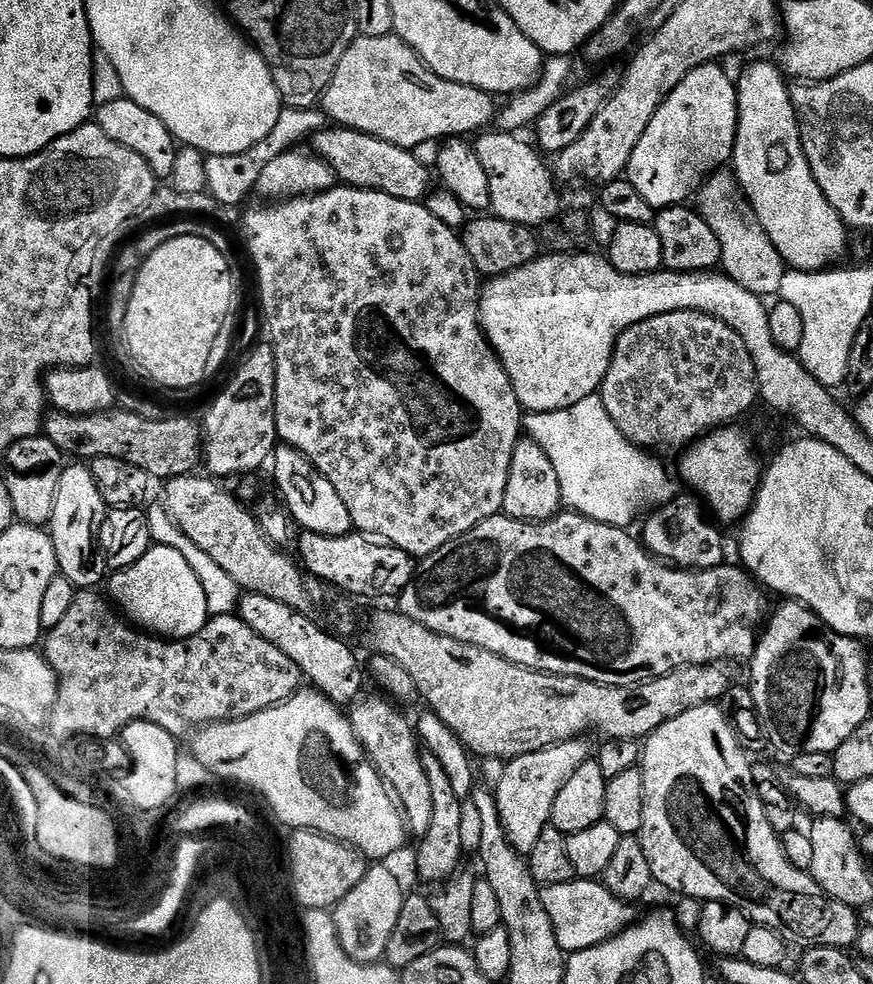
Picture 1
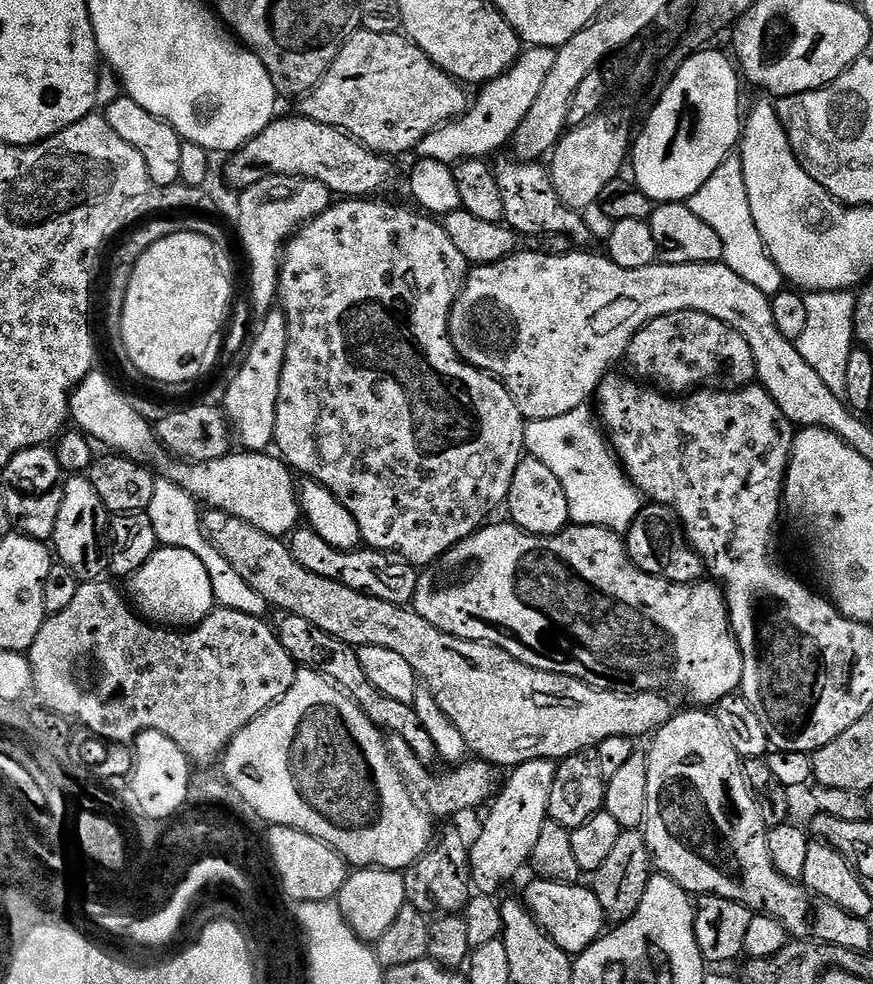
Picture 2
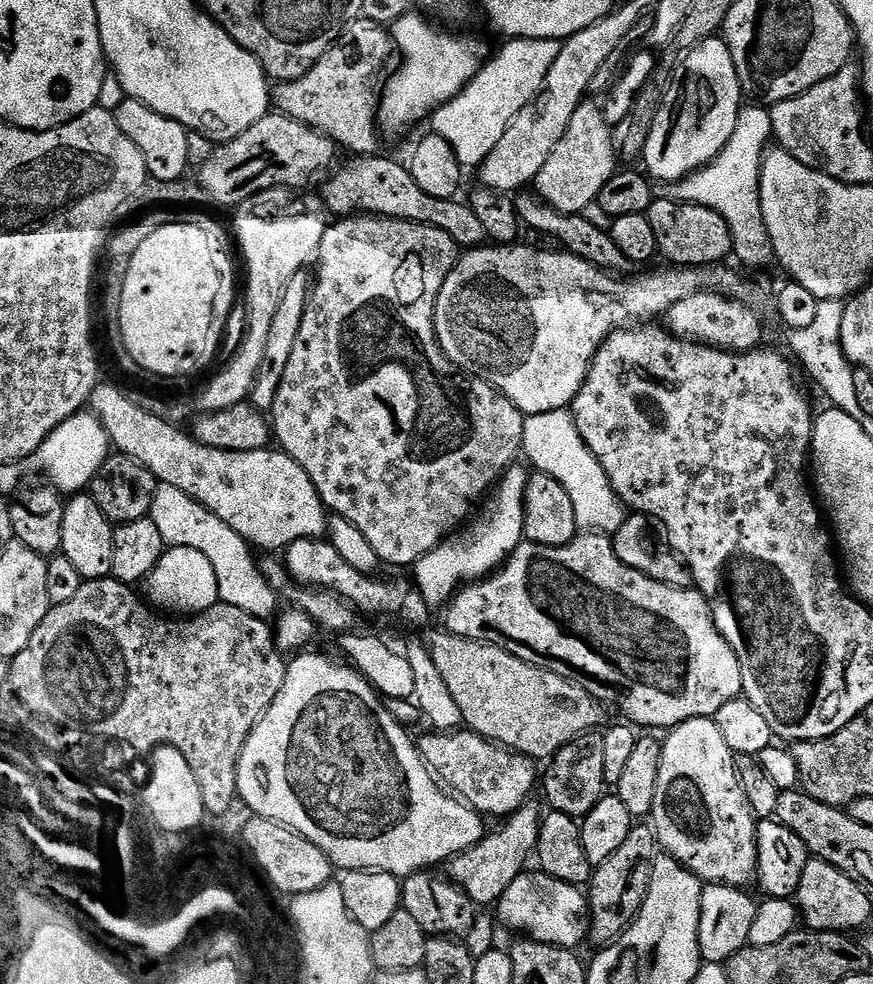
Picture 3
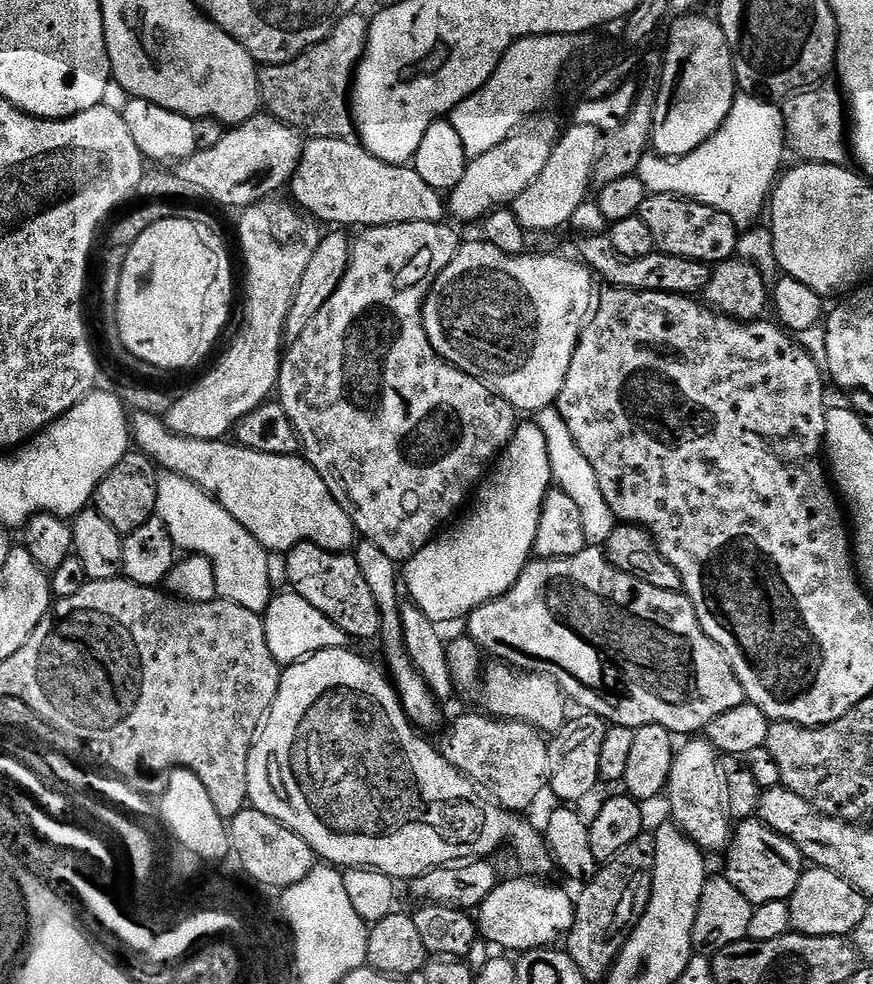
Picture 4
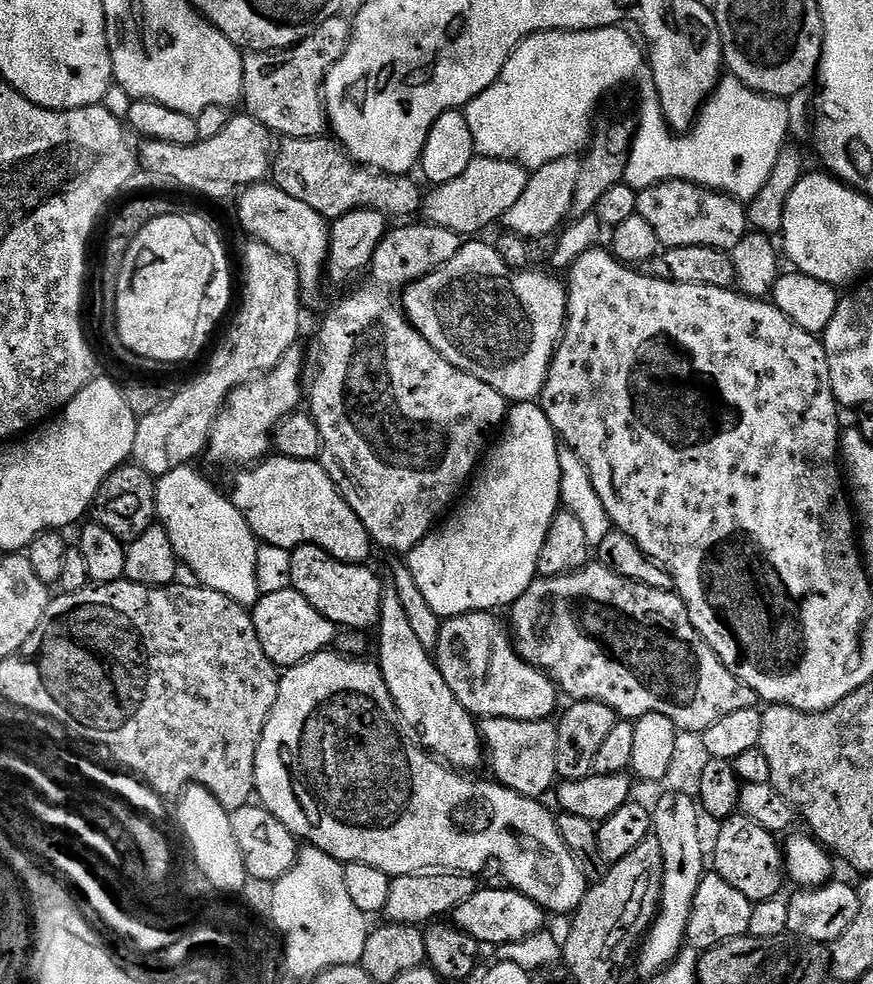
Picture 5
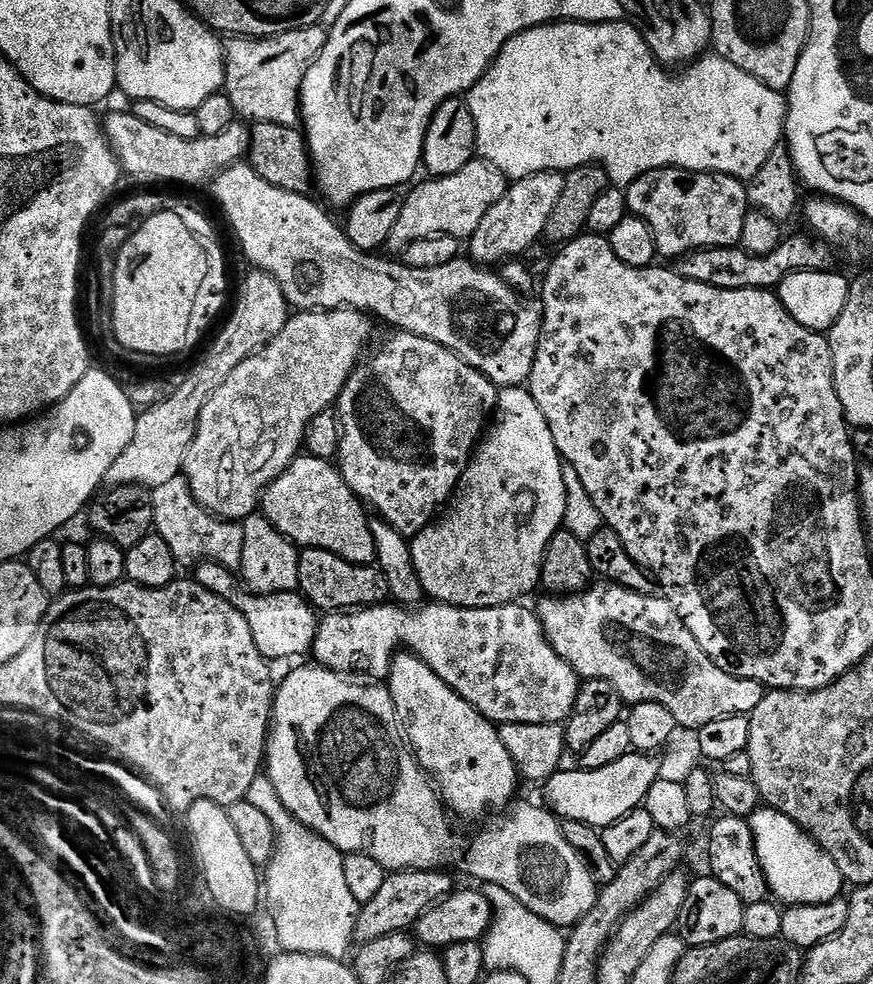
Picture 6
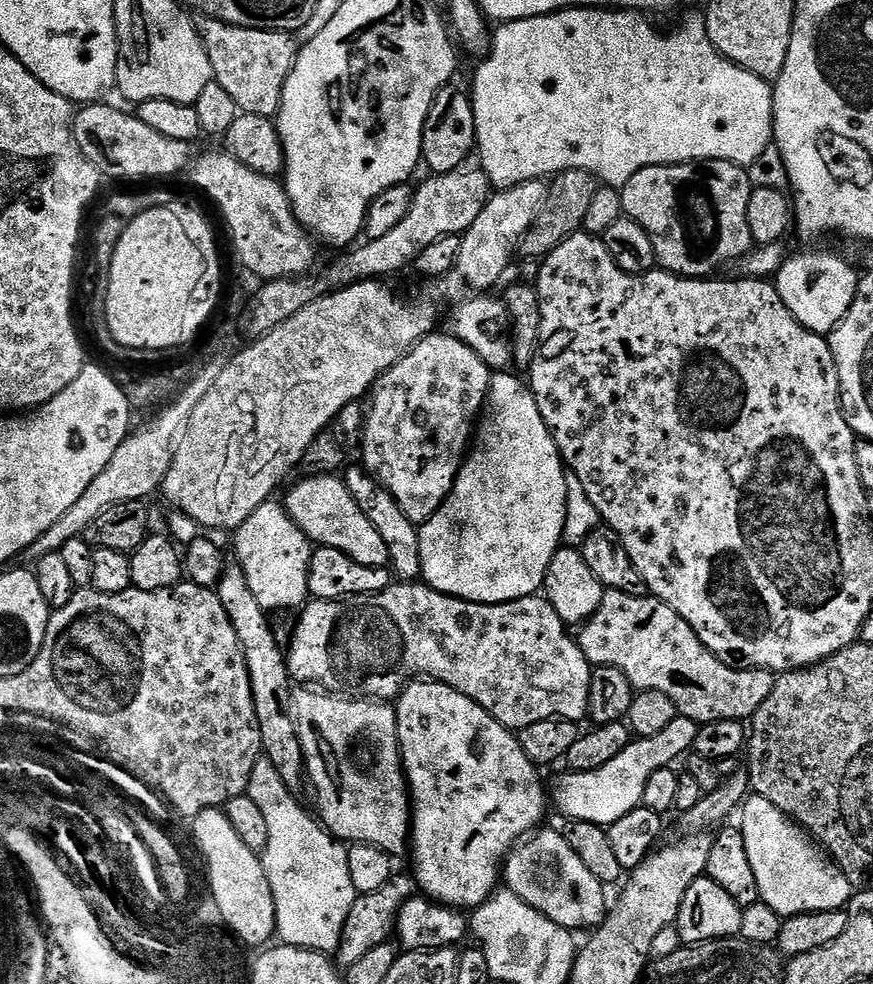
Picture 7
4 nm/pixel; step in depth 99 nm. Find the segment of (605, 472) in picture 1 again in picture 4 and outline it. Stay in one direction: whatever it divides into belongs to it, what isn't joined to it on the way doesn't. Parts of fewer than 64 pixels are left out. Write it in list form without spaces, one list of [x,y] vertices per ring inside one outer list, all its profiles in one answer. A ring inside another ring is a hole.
[[[556,407],[543,408],[535,413],[534,423],[546,437],[546,450],[550,454],[550,470],[555,487],[570,494],[570,499],[578,505],[578,510],[582,514],[582,527],[589,545],[602,546],[610,538],[618,521],[610,506],[606,506],[606,497],[602,494],[602,486],[598,486],[598,474],[594,474],[594,466],[586,462],[586,457],[582,455],[582,450],[578,450],[574,438],[570,438],[570,430]]]

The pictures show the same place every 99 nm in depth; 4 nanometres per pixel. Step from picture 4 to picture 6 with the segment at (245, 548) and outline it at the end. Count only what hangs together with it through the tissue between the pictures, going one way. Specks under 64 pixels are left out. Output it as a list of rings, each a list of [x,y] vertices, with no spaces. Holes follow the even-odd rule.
[[[183,475],[170,478],[163,486],[151,489],[152,505],[154,506],[155,535],[170,546],[170,554],[174,554],[177,565],[195,566],[212,560],[223,568],[239,569],[242,562],[242,534],[243,527],[231,520],[222,520],[213,516],[196,501],[190,490],[188,481]]]

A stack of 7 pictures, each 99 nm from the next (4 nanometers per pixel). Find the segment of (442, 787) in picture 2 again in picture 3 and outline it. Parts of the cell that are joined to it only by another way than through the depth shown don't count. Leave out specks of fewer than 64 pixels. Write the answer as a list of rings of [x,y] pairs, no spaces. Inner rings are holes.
[[[432,730],[429,733],[418,740],[420,757],[427,762],[428,769],[437,781],[443,782],[457,797],[463,798],[485,817],[507,818],[525,807],[529,803],[528,795],[535,788],[537,791],[538,764],[532,757],[504,748],[471,730]]]

